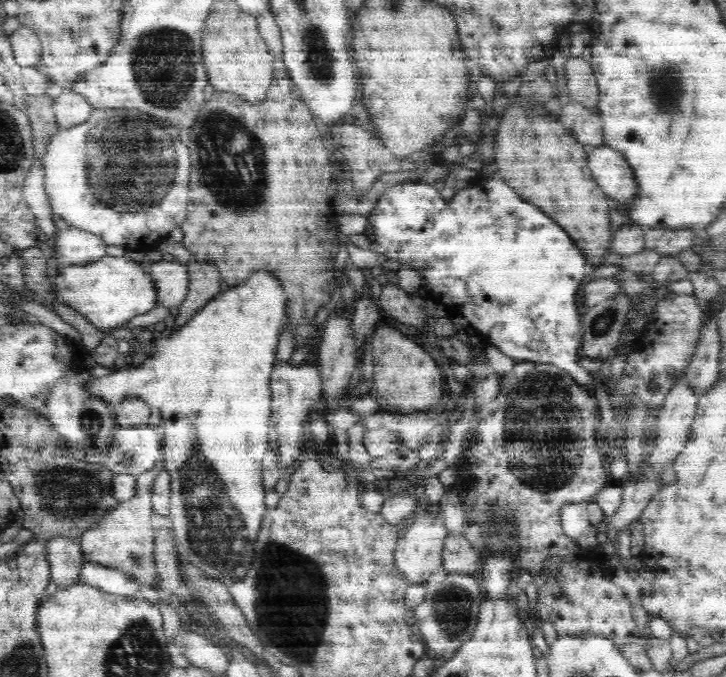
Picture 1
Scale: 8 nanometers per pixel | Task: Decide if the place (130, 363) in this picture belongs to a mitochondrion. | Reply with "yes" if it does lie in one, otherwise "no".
no

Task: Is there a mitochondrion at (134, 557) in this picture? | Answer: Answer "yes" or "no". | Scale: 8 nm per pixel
yes

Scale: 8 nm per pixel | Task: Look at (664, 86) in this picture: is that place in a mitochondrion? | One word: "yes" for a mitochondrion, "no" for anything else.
yes

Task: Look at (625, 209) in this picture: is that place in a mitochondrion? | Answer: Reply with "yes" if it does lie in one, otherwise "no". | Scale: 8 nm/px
no

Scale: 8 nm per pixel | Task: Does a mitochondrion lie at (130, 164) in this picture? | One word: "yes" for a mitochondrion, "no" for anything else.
yes

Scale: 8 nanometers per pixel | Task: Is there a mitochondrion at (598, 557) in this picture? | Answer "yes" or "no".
no

